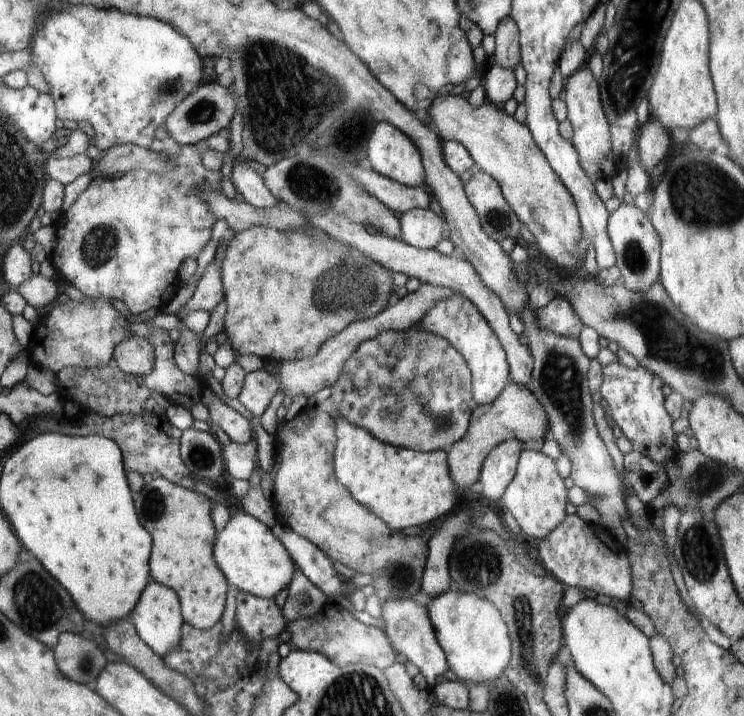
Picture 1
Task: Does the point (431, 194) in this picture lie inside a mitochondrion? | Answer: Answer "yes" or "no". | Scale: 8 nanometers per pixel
no

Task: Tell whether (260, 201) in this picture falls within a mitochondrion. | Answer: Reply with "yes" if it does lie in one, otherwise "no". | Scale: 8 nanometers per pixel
no

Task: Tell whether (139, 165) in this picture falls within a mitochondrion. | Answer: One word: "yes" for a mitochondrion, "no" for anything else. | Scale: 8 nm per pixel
no

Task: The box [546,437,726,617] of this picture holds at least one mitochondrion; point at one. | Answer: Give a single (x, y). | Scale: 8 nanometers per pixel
(699, 545)

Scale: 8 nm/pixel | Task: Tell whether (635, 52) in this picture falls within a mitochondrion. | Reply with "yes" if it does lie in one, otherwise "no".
yes

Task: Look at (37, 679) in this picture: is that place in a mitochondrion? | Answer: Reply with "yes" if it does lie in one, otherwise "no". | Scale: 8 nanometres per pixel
no

